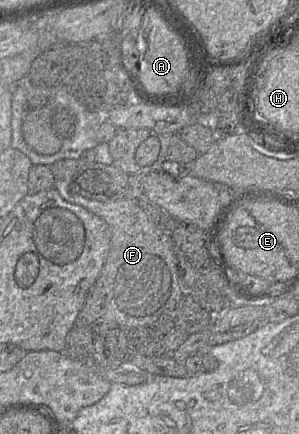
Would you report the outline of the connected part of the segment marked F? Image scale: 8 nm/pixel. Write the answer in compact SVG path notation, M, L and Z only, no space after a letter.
M66 159L51 165L54 177L54 188L66 201L82 206L102 218L111 230L110 251L100 276L90 290L85 304L80 311L75 324L67 336L65 353L75 360L91 362L93 340L96 327L102 323L118 323L128 328L146 328L165 313L172 313L178 307L184 296L176 265L176 246L171 235L164 232L132 199L119 199L111 202L88 200L70 191L70 184L79 171L79 162Z

